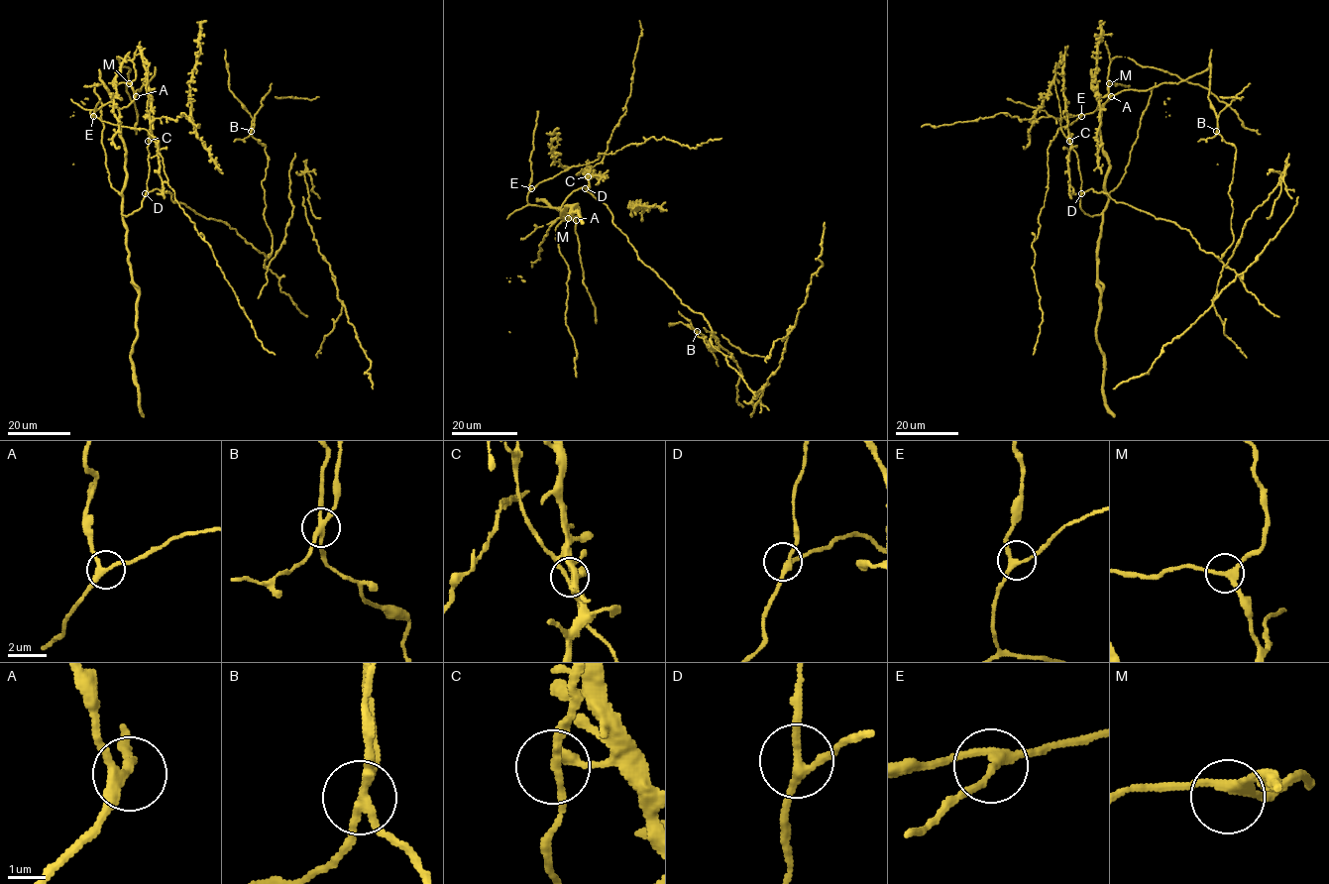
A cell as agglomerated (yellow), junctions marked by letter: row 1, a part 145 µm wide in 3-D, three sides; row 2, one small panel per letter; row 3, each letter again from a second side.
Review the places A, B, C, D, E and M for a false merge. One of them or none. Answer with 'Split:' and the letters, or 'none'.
Split: B

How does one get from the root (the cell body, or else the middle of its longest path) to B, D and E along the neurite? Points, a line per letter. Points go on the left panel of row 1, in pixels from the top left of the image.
B: (187, 206), (225, 221), (269, 257), (272, 234), (264, 218), (262, 185), (268, 157), (252, 131)
D: (187, 206), (174, 202), (168, 191), (154, 189), (145, 193)
E: (187, 206), (154, 189), (140, 208), (123, 215), (119, 109), (108, 102), (92, 109), (93, 116)

